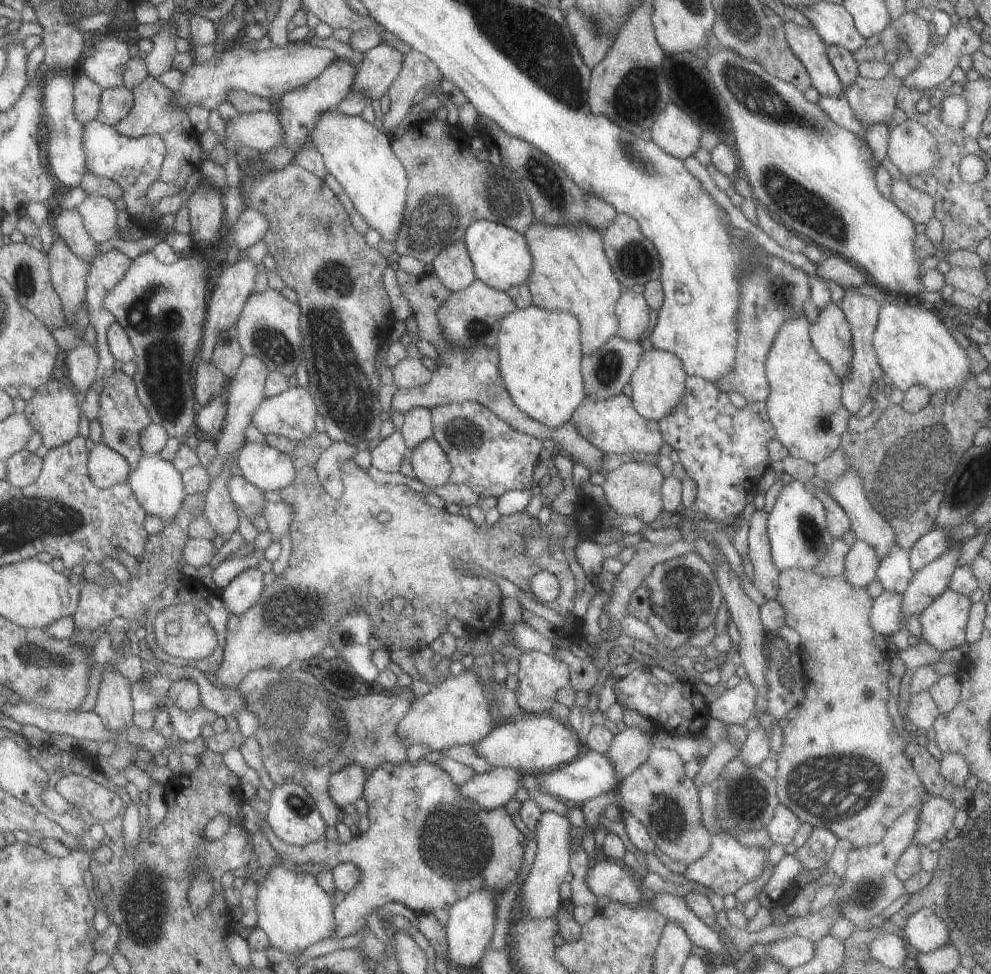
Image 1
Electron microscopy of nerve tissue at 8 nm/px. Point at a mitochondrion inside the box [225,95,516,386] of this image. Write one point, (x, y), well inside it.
(426, 232)

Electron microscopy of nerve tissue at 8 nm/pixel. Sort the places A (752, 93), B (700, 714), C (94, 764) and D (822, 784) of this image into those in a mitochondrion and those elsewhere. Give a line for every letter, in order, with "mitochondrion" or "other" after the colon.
A: mitochondrion
B: other
C: other
D: mitochondrion

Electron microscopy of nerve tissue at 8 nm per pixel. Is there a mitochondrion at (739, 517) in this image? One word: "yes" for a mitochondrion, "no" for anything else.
no

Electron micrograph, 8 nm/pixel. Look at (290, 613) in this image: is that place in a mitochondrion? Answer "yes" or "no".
yes

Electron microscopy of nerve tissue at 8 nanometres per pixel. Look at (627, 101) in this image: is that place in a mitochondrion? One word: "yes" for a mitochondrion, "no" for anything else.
yes

